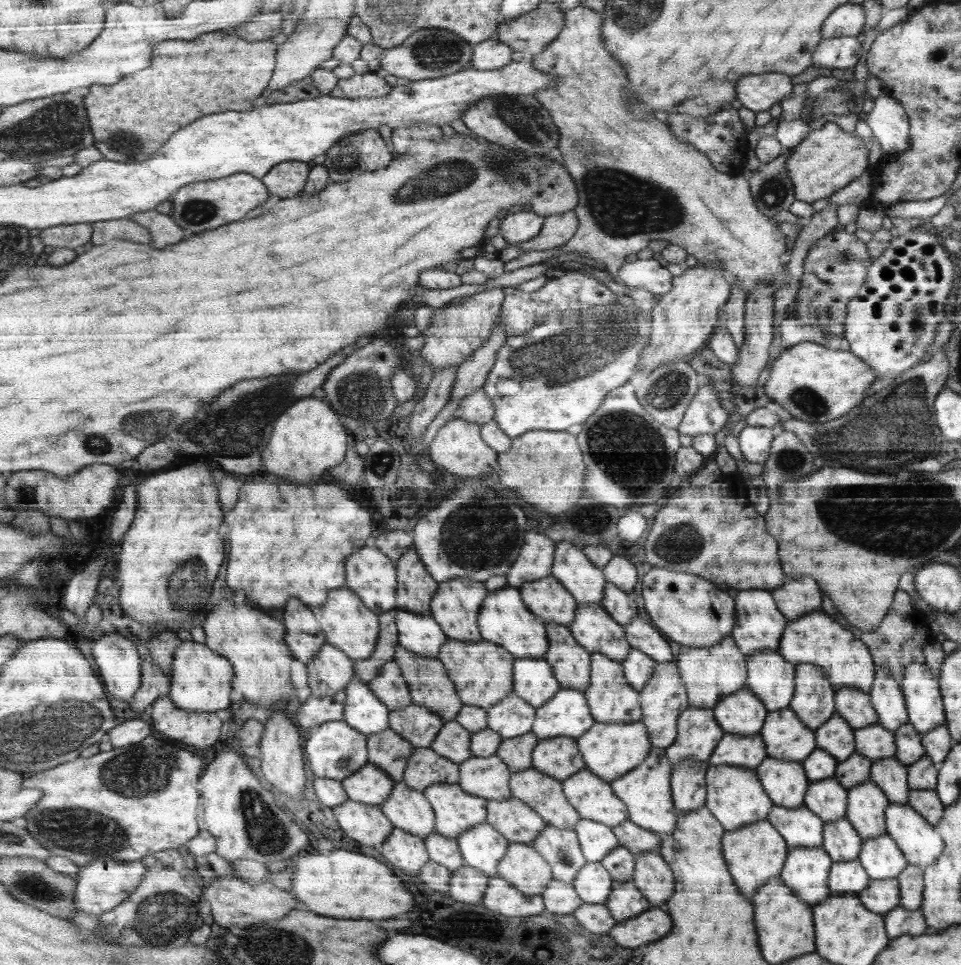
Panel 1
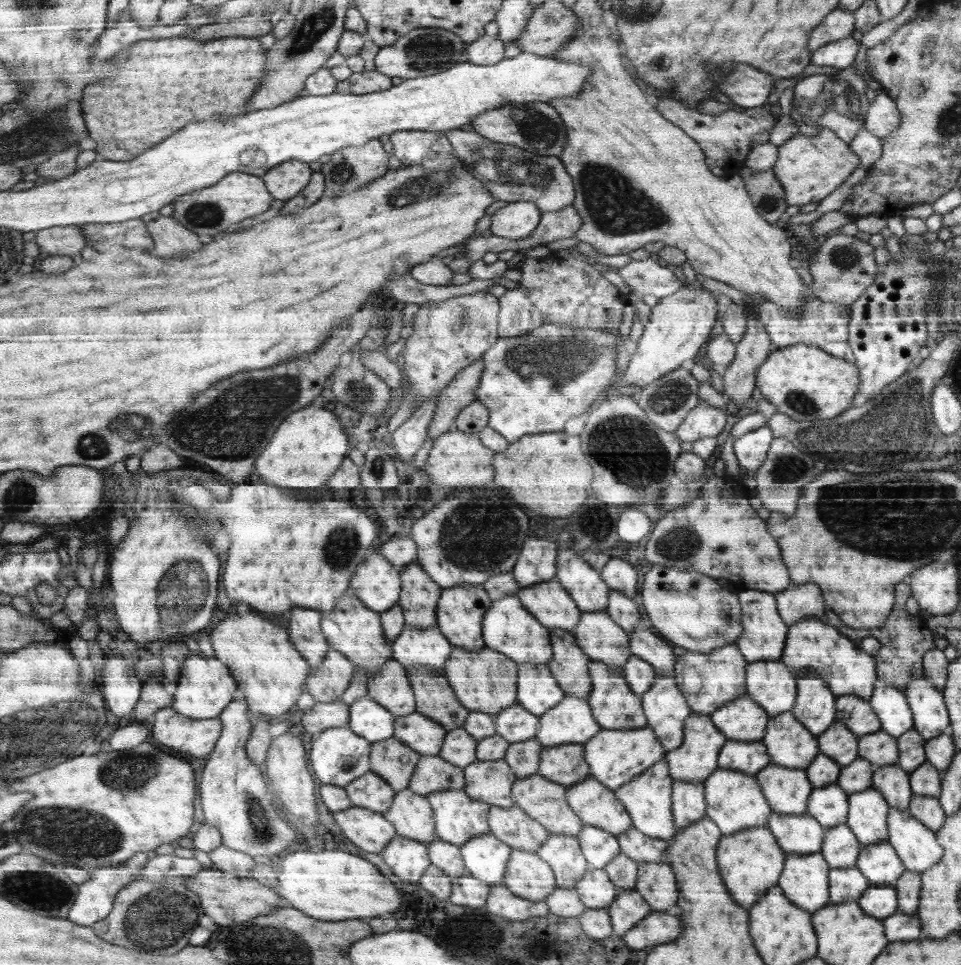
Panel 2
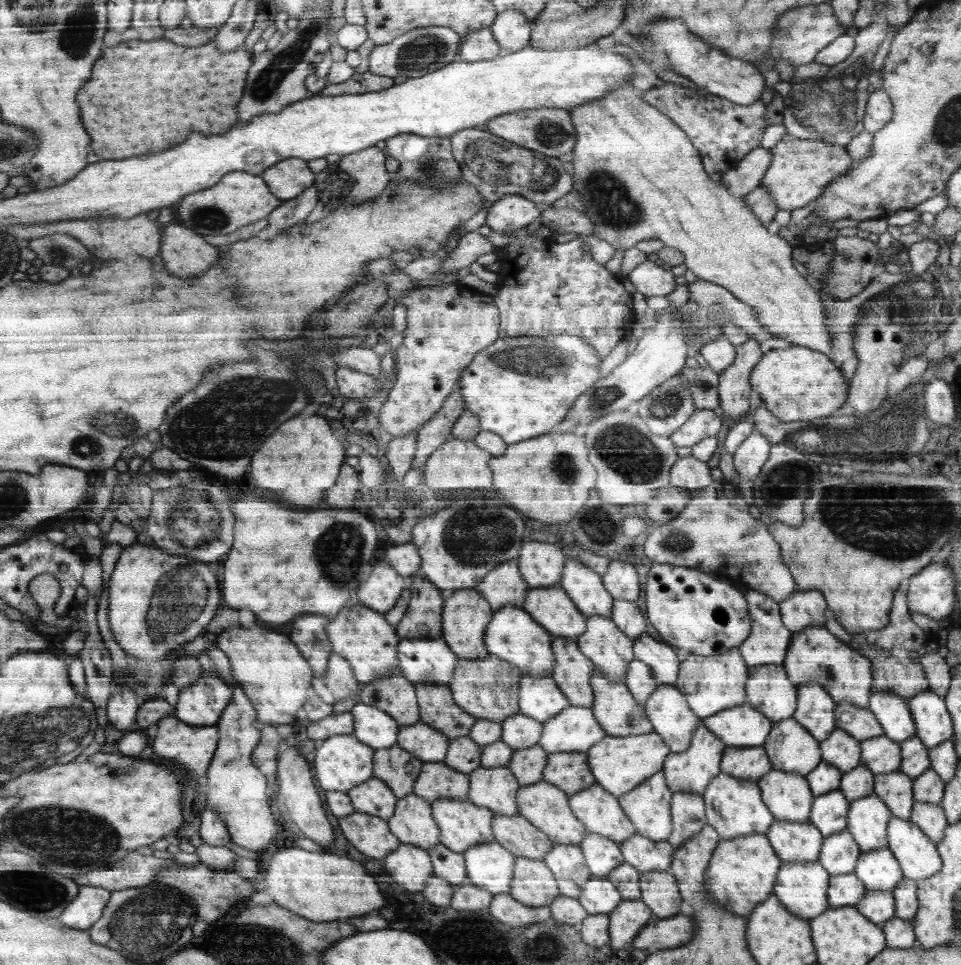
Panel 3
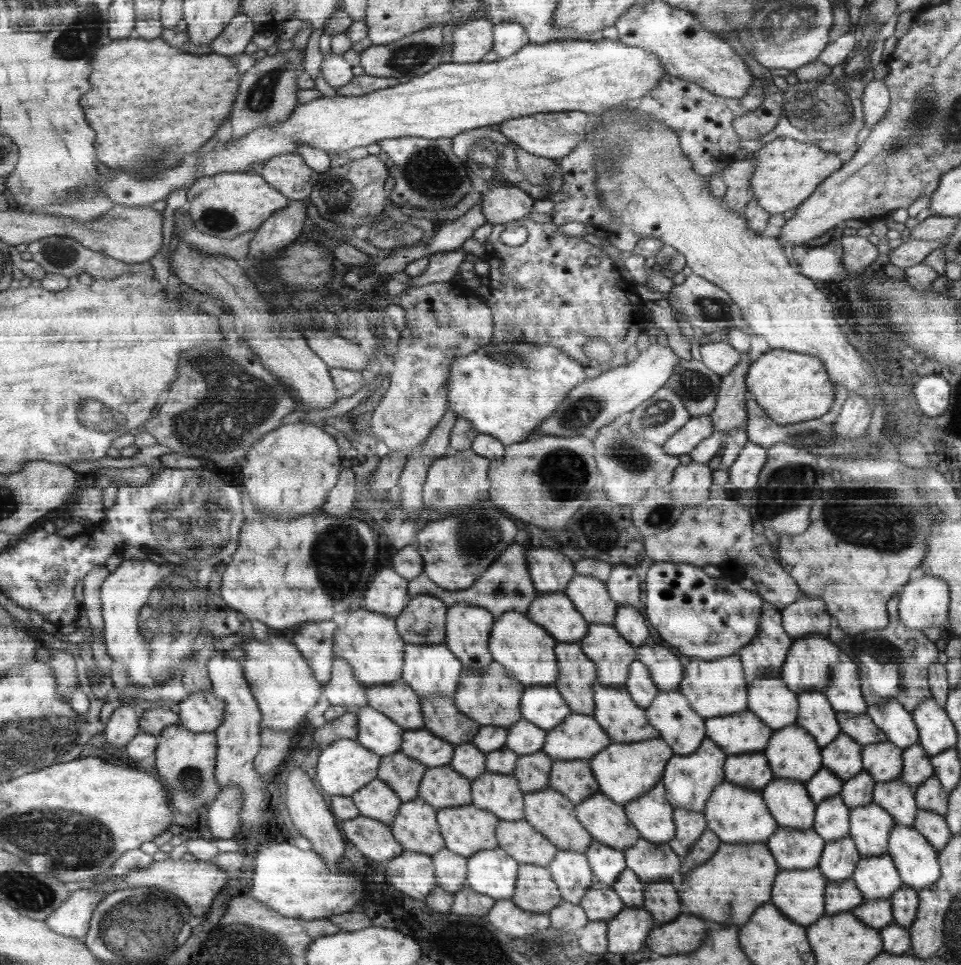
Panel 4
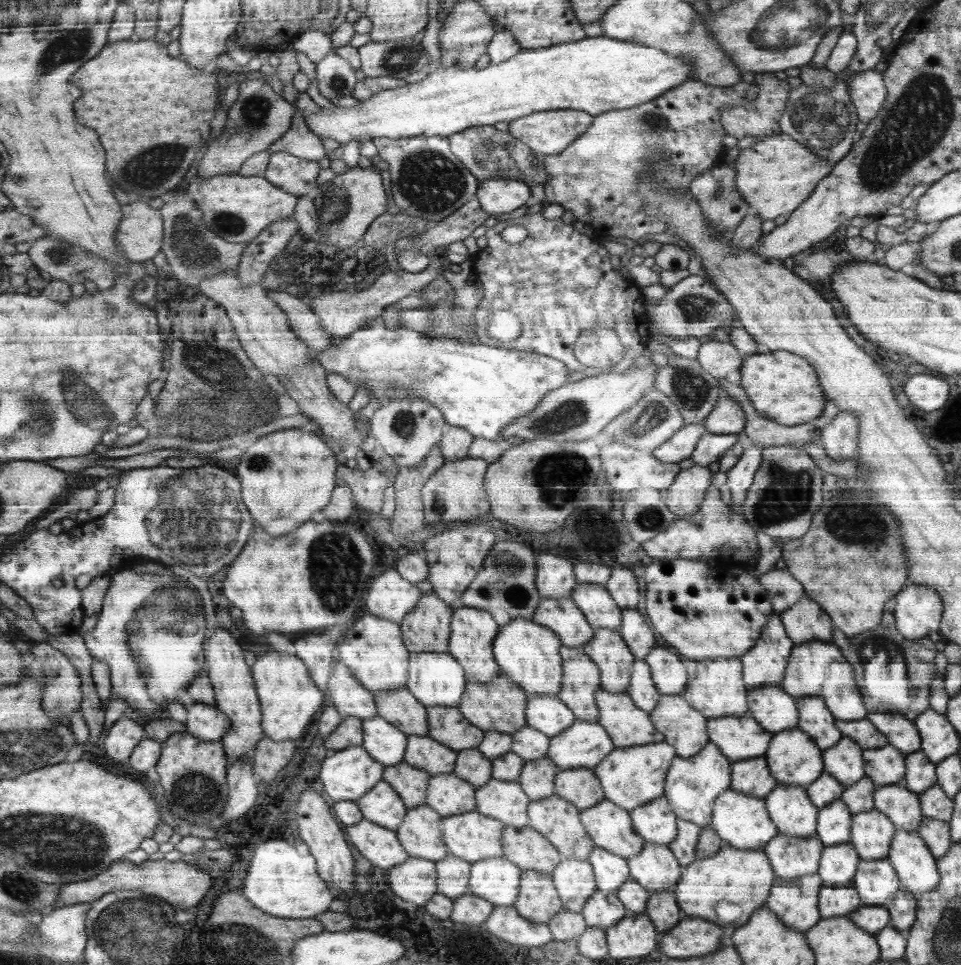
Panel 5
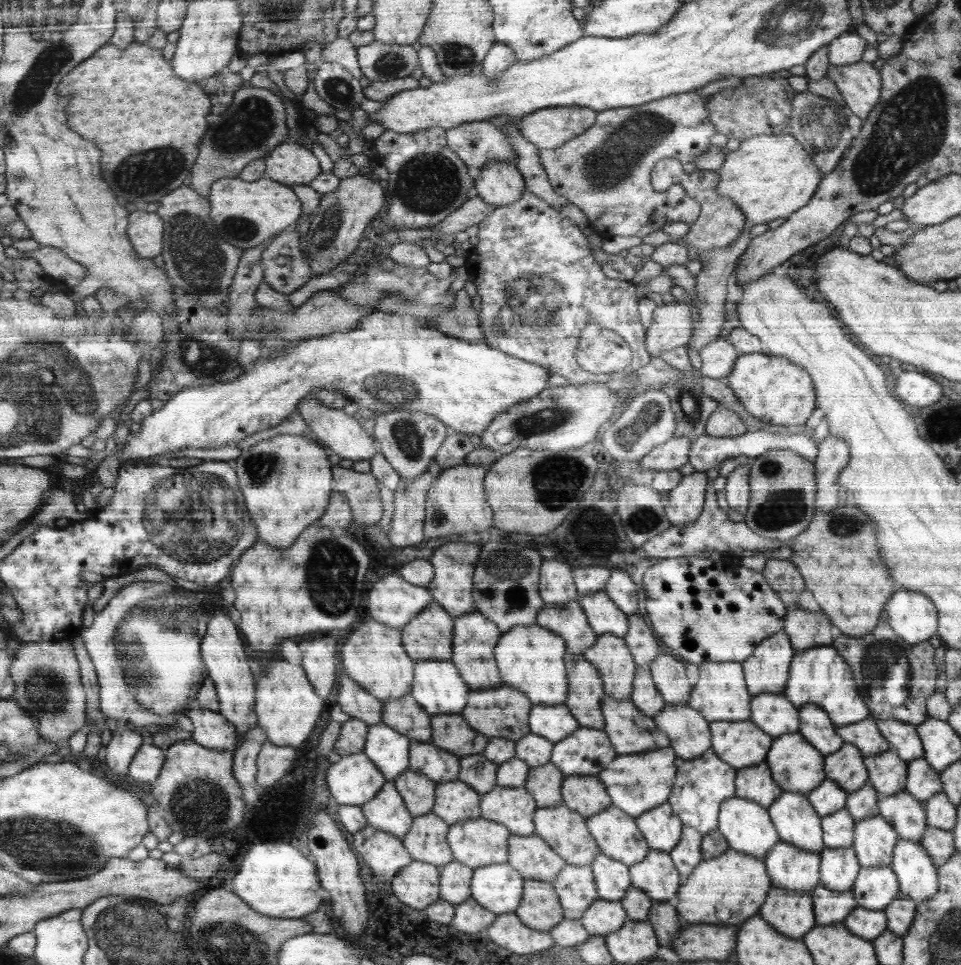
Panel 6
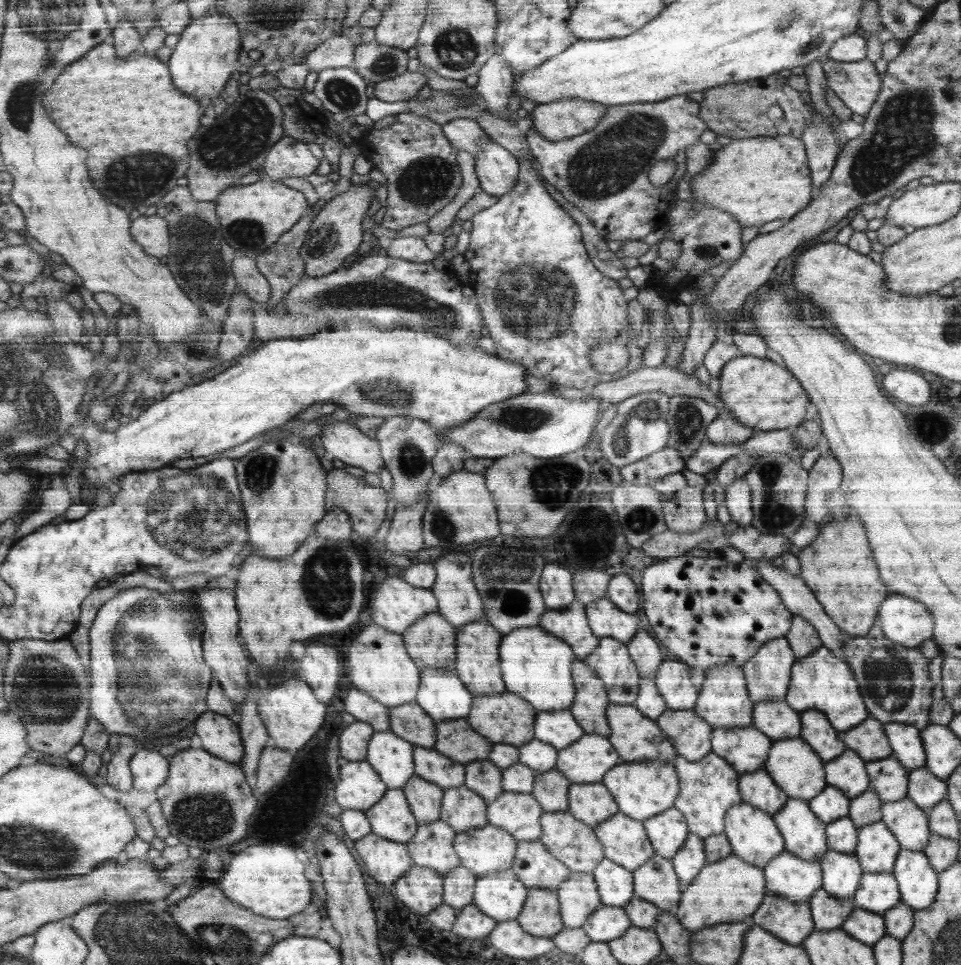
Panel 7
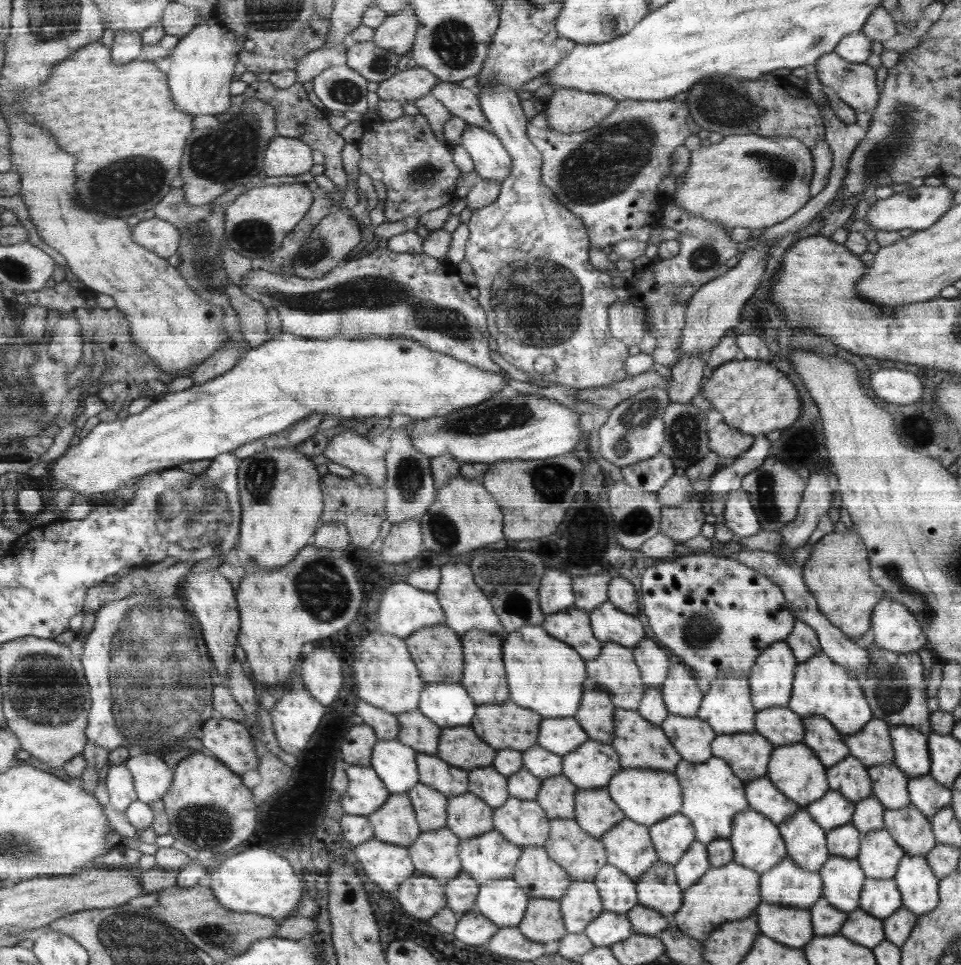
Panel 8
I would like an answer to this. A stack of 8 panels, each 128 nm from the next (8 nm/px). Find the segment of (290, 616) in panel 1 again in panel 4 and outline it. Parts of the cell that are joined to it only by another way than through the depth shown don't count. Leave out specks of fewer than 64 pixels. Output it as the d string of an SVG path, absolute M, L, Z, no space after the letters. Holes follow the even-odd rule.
M314 622L300 626L293 642L311 665L316 679L328 682L331 676L332 661L335 659L332 644L336 642L334 632L339 622Z

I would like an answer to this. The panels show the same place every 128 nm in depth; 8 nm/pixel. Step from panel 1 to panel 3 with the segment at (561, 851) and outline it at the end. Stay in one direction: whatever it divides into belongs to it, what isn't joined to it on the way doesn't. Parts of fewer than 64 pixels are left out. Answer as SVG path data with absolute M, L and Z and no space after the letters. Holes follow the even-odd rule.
M558 844L542 860L554 872L559 891L564 897L580 897L582 888L593 876L584 858L582 848L576 844Z

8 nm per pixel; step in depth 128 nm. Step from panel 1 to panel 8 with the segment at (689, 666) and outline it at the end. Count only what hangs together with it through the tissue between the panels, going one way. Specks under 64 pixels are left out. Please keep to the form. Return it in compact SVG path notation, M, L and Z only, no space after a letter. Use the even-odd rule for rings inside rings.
M731 675L712 680L709 690L704 693L696 716L709 722L718 736L732 732L754 733L754 716L758 715L752 708L753 702L750 702L750 689L751 684L742 676Z

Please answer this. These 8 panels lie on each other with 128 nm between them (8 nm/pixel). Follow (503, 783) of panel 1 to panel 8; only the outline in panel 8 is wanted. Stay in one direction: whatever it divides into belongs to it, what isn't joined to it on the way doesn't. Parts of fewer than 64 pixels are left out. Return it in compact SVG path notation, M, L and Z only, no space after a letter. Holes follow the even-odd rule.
M510 796L494 810L494 829L519 847L543 846L550 840L550 820L536 800Z

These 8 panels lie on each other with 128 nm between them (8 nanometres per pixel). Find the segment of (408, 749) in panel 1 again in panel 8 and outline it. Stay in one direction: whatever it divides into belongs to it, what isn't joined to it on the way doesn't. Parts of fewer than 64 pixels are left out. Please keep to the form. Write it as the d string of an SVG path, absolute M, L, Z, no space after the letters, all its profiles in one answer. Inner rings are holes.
M421 783L407 794L415 807L420 830L430 832L447 829L447 805L450 804L450 798L446 794Z

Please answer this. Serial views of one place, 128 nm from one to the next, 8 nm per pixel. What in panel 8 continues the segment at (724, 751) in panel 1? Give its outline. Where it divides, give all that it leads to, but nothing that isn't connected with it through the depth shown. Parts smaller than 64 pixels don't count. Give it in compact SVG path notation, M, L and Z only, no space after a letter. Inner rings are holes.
M761 777L746 784L747 801L751 810L766 815L772 823L782 825L787 819L792 819L802 806L789 799L767 777Z

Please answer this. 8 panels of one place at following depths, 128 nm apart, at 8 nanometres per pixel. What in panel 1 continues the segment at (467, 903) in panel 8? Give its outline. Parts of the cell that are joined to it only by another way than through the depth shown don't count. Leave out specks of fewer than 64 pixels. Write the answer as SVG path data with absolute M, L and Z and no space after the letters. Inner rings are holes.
M434 832L426 838L426 846L431 860L446 866L450 871L462 869L466 864L463 853L459 850L458 839L446 838Z

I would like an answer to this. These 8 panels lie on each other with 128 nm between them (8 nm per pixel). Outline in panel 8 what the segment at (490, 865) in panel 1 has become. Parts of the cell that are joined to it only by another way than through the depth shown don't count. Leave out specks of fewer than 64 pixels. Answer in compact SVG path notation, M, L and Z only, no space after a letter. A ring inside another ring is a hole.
M514 878L484 882L479 886L479 897L474 910L499 926L518 927L526 914L529 896Z

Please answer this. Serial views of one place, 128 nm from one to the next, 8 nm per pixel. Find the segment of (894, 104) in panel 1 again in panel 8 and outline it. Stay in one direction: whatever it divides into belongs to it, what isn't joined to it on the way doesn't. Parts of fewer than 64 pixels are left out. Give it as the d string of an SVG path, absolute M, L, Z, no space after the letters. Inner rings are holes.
M832 51L820 57L813 69L818 81L833 89L848 106L861 112L874 110L878 90L870 65L850 62Z

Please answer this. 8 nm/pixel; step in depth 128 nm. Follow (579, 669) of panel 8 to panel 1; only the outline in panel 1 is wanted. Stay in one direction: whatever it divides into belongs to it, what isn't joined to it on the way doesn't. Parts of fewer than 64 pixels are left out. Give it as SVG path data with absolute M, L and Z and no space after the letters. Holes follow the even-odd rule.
M506 587L490 592L479 612L479 630L482 640L496 643L510 651L515 658L545 658L550 648L546 622L524 602L522 592L516 587Z

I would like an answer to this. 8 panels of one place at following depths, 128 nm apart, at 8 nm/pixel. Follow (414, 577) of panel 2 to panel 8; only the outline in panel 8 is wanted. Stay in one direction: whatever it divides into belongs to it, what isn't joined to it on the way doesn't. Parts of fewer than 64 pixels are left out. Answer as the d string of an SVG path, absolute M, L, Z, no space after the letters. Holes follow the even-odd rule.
M440 624L404 639L425 682L462 682L466 658L462 658L462 644L456 633Z

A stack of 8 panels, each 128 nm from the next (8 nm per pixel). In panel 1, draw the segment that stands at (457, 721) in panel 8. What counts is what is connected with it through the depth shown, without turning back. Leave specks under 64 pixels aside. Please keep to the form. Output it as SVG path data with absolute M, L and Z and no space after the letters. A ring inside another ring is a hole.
M398 608L394 613L399 646L424 658L437 658L447 642L447 635L431 614L416 614Z

